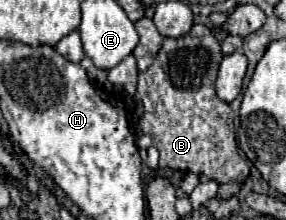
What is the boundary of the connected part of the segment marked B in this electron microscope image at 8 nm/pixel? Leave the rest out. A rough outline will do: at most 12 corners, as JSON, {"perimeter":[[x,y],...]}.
{"perimeter":[[203,23],[139,75],[159,167],[243,183],[221,45]]}

